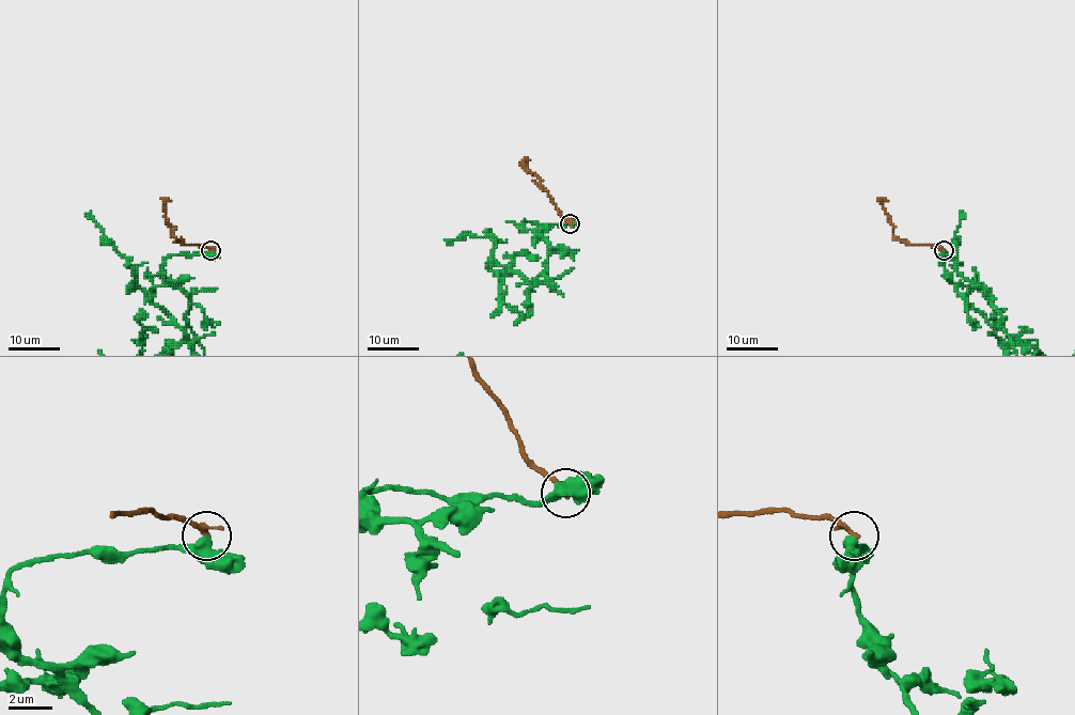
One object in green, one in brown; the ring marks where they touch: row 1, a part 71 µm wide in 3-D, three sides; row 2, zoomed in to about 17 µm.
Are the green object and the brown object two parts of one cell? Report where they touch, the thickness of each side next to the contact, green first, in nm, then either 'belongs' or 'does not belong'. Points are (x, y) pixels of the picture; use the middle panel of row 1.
at (570, 223); 420 nm thick on the green side, 190 nm on the other; does not belong

